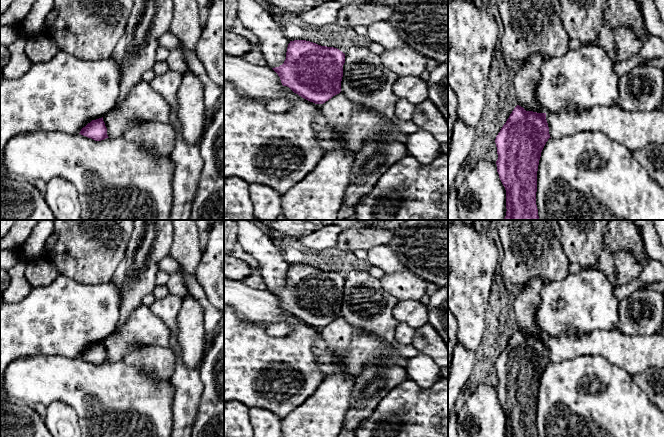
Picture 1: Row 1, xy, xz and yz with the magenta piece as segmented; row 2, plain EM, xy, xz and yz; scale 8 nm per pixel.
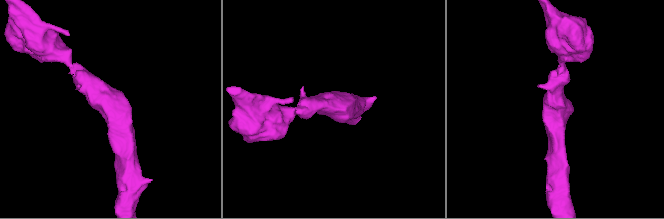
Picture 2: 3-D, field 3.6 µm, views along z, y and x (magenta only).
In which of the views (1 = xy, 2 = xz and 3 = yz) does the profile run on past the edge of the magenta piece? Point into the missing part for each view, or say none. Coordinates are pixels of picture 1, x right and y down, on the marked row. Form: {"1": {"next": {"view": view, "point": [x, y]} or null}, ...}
{"1": {"next": null}, "2": {"next": null}, "3": {"next": null}}

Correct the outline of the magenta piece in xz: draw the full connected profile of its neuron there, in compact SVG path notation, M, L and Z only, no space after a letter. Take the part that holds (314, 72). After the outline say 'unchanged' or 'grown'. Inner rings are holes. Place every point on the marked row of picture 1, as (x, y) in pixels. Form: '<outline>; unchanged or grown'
M306 40L290 41L286 59L279 67L272 68L283 86L315 104L323 104L341 92L345 54L337 48L321 46Z; unchanged

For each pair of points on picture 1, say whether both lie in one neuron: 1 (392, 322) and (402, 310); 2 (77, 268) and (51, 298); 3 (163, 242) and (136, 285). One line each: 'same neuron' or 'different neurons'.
1: different neurons
2: different neurons
3: same neuron

